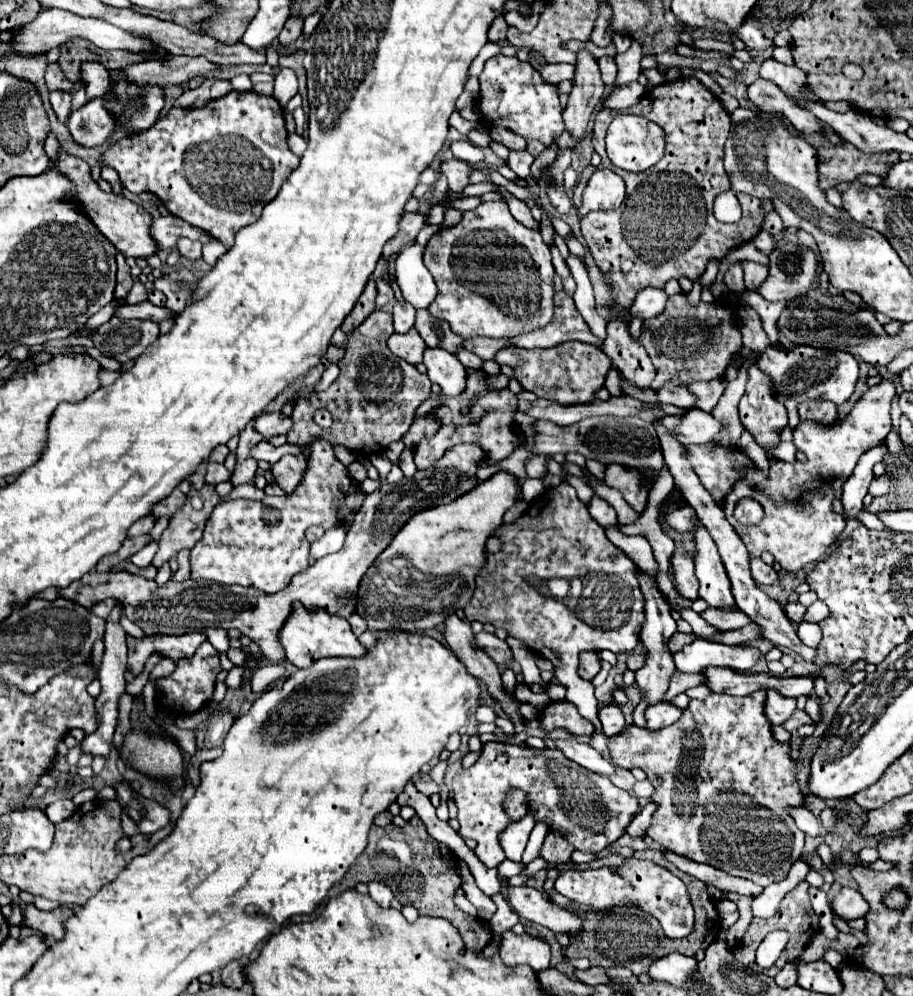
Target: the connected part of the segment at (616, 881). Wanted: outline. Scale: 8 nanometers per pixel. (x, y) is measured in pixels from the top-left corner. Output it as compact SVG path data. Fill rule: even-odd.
M628 860L622 868L612 872L610 868L598 868L586 872L568 870L558 876L556 890L588 910L608 910L612 906L624 906L624 904L640 906L644 912L658 918L668 938L684 938L692 932L694 926L694 910L684 882L666 868L648 860Z

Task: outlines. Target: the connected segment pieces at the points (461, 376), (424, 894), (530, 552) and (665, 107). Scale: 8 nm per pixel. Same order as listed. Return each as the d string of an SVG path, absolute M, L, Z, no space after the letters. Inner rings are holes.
M430 348L424 352L424 364L432 384L440 386L444 396L458 396L466 386L466 368L448 350Z
M414 816L410 820L410 824L404 826L404 828L398 828L394 824L390 824L386 828L374 826L372 828L372 838L370 838L370 844L368 844L366 852L356 860L356 864L348 872L352 884L358 884L360 878L362 880L366 878L366 880L382 882L382 884L386 884L394 892L396 900L400 900L402 904L414 906L420 916L432 916L432 918L444 918L444 920L448 918L450 924L454 924L458 928L464 944L466 944L466 948L482 950L490 942L490 936L492 936L490 926L484 920L480 920L480 934L474 934L474 924L472 924L474 918L464 916L454 906L452 894L460 888L462 880L460 880L460 876L458 876L456 870L450 870L448 860L446 860L444 850L442 850L442 844L438 844L426 832L426 826L420 820L420 816ZM382 836L386 836L386 838L404 838L404 848L398 848L396 852L390 852L390 854L388 852L376 852L372 848L372 838L382 838Z
M560 482L560 484L554 486L554 488L546 488L544 494L542 494L540 498L536 498L536 500L528 506L528 510L526 510L514 524L502 524L494 534L502 538L504 546L502 546L502 550L500 550L498 554L488 554L488 556L486 556L486 566L484 566L484 570L482 570L482 572L478 574L478 578L476 578L474 596L472 596L470 604L468 604L468 608L464 608L466 618L468 618L470 622L474 622L474 620L478 620L478 622L492 622L496 628L504 628L504 630L508 632L508 636L512 636L512 638L524 642L532 652L536 652L536 654L548 658L548 660L554 664L556 680L558 680L562 686L566 686L566 690L568 690L568 692L566 692L566 700L572 702L572 704L580 710L580 714L582 714L584 718L588 718L590 722L594 722L596 730L600 730L600 720L598 720L598 710L596 710L596 698L594 698L594 686L592 686L590 682L586 682L586 680L580 680L580 676L578 676L578 654L584 652L584 650L602 650L602 648L608 648L608 650L612 650L612 652L616 654L616 652L630 652L630 650L636 648L636 642L638 642L638 636L640 636L640 628L642 628L642 624L644 624L644 594L642 594L640 584L638 584L638 568L636 568L636 564L634 564L622 550L618 550L618 548L606 538L604 528L600 528L600 526L592 520L592 516L588 514L588 508L578 500L574 488L572 488L568 482ZM550 578L566 578L566 580L580 578L580 580L584 582L584 594L580 596L578 606L574 606L574 612L572 612L566 604L562 604L560 600L556 600L556 598L550 596L550 592L546 590L546 582L548 582Z
M680 78L648 88L640 104L628 108L628 112L640 114L646 120L654 120L656 124L666 128L666 156L656 166L644 172L626 172L622 168L616 168L608 160L604 148L606 128L612 122L614 114L608 108L602 108L596 114L594 122L594 150L602 156L600 168L610 168L624 178L626 198L618 210L588 212L584 220L580 220L580 230L614 298L602 350L620 370L622 378L638 388L650 388L656 376L656 368L646 350L630 334L628 324L628 306L632 306L636 292L646 286L664 288L666 280L670 280L672 276L677 280L682 276L688 276L692 280L702 276L710 258L722 260L722 256L730 248L752 240L760 232L764 216L774 210L774 206L770 200L736 194L742 206L742 220L736 224L722 224L714 218L712 202L716 194L730 190L730 180L722 166L724 142L730 134L730 114L700 80Z

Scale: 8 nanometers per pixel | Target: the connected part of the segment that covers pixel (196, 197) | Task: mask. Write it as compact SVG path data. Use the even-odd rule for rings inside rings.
M232 90L222 98L210 100L202 108L170 108L170 112L148 128L148 132L124 136L112 144L104 154L104 164L118 172L122 184L130 192L140 194L152 190L174 216L206 230L226 248L232 248L236 232L260 218L262 208L278 194L282 182L300 162L288 148L286 138L284 110L272 96ZM208 156L218 156L224 162L208 162Z

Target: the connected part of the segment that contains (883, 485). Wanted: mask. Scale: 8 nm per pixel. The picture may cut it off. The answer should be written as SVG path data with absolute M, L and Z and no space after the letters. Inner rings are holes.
M878 476L872 480L870 484L870 494L876 498L876 496L884 496L890 488L890 478L888 476Z

